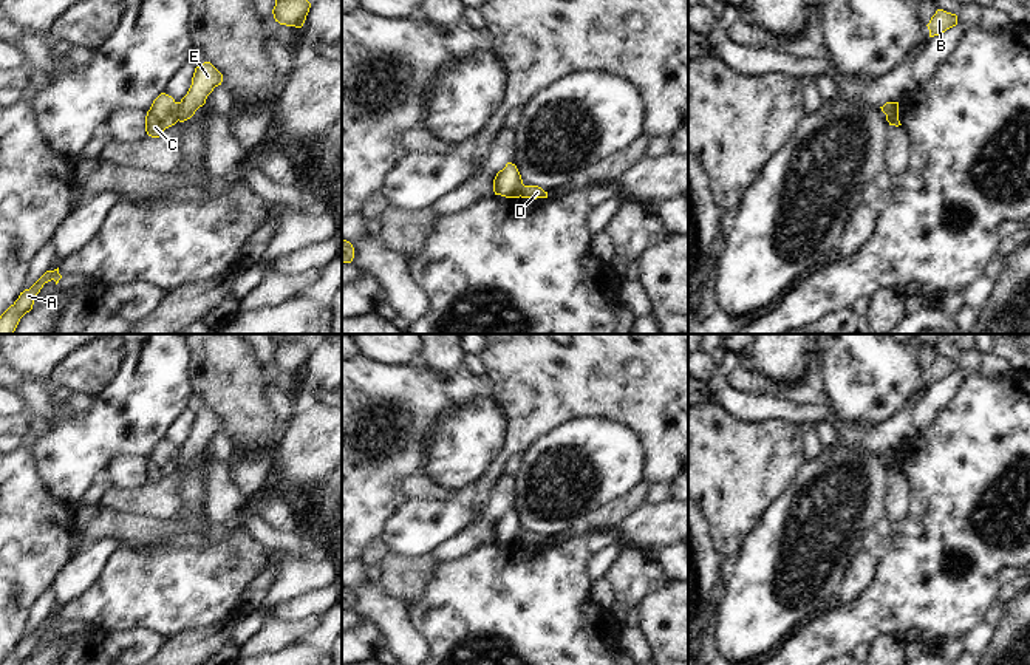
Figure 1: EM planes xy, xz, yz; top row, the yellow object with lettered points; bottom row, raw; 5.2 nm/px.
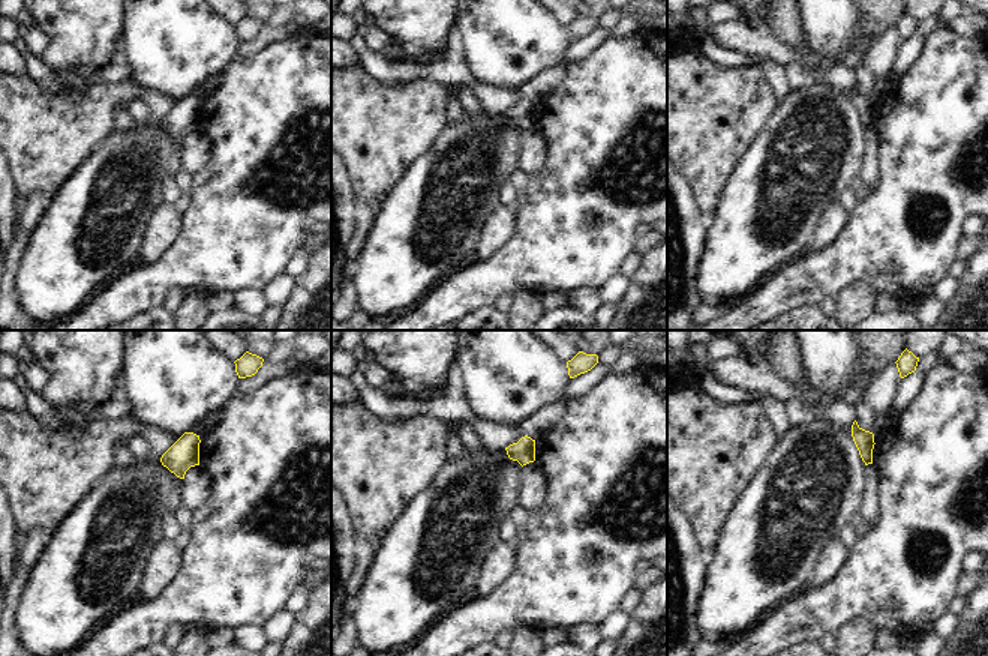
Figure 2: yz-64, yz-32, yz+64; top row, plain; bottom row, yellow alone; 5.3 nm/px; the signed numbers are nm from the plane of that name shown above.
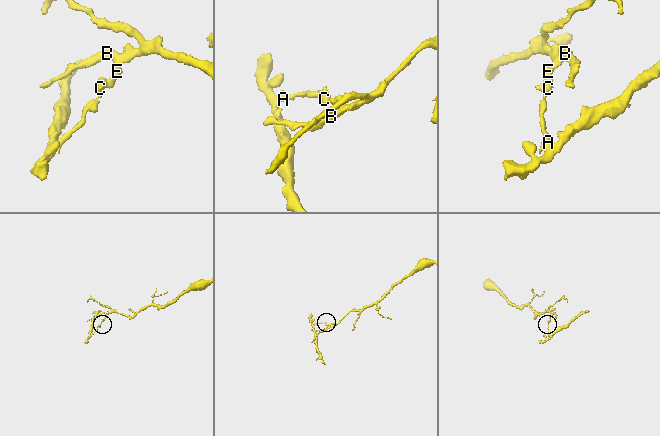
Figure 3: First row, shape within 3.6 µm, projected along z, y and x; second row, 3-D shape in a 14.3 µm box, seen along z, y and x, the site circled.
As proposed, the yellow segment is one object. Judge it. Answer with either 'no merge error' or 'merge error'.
merge error

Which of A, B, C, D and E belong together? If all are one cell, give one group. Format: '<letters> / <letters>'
A C / B D E

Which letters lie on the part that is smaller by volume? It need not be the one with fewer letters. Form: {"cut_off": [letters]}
{"cut_off": ["A", "C"]}

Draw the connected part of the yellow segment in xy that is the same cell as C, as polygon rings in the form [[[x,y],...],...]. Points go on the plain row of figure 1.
[[[161,439],[152,450],[145,462],[145,478],[152,484],[159,484],[162,478],[178,469],[178,448]]]

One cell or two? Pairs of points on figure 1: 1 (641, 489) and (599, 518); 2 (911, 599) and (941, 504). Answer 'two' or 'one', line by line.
1: one
2: one

